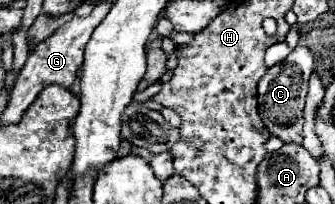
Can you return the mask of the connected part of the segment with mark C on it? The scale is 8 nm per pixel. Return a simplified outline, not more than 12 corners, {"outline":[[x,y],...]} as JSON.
{"outline":[[297,46],[257,84],[259,116],[283,142],[303,142],[313,56]]}

